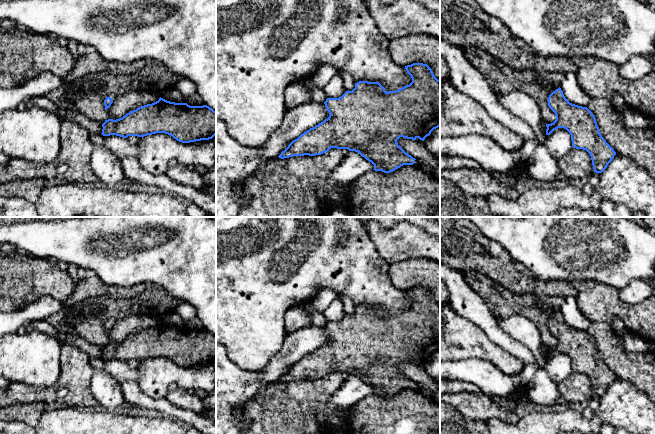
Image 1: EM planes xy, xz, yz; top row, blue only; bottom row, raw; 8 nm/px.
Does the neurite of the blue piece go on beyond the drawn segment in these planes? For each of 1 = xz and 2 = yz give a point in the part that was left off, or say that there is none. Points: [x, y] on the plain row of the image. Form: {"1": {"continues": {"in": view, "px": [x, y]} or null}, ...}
{"1": {"continues": null}, "2": {"continues": null}}

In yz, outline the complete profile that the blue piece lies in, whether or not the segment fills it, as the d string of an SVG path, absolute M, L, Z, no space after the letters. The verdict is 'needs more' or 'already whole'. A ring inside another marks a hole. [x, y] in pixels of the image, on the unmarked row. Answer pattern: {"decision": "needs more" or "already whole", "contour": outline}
{"decision": "already whole", "contour": "M560 311L549 319L548 330L555 337L556 344L551 348L546 348L546 359L550 359L558 352L566 353L571 359L573 372L586 374L591 380L594 396L602 397L612 385L616 376L600 358L596 342L592 336L587 331L570 327Z"}

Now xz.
{"decision": "already whole", "contour": "M413 287L405 290L405 293L412 306L396 315L386 316L379 306L359 305L355 307L352 315L346 315L341 321L327 322L324 328L329 341L293 364L278 381L284 383L293 380L315 380L328 376L331 372L337 372L358 376L374 389L375 395L390 397L403 389L413 389L416 383L406 377L397 364L403 361L424 365L434 353L440 351L440 304L434 300L427 288Z"}

